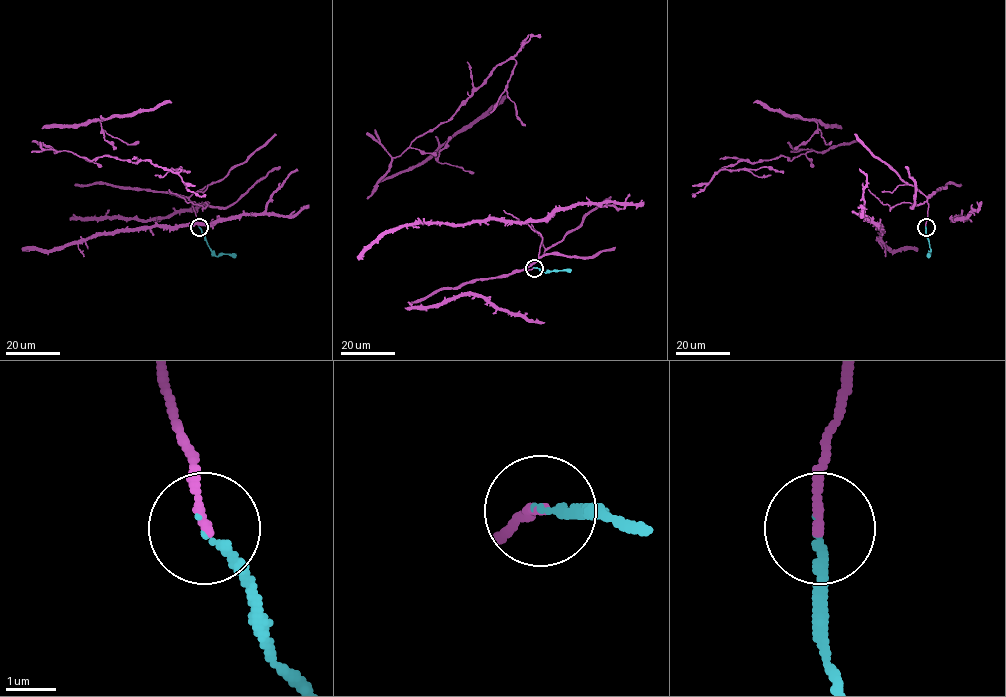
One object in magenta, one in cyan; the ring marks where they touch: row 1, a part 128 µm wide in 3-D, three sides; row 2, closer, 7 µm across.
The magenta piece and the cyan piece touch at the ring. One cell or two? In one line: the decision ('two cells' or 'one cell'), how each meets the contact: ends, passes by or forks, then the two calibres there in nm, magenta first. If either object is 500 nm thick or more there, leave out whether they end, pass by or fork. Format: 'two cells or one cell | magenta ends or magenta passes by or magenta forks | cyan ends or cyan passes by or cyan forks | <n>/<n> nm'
one cell | magenta ends | cyan ends | 180/160 nm

